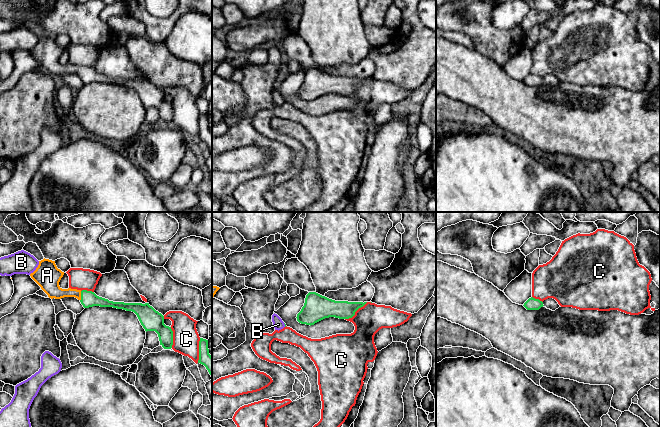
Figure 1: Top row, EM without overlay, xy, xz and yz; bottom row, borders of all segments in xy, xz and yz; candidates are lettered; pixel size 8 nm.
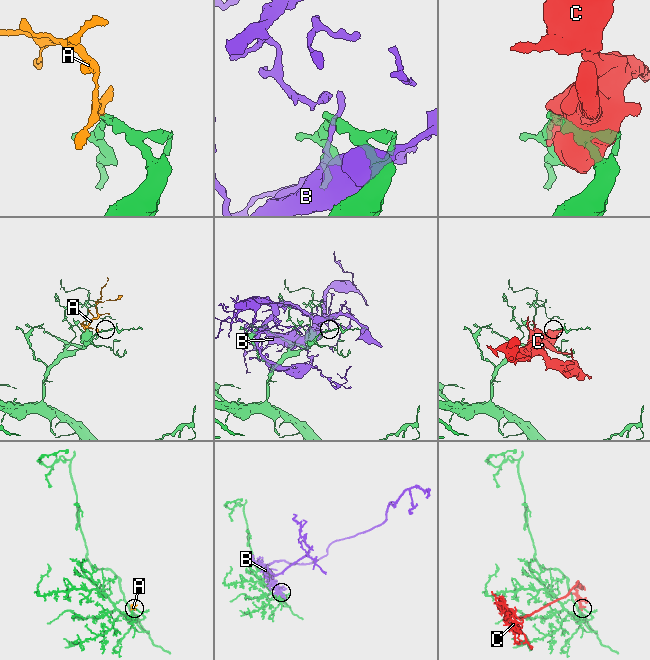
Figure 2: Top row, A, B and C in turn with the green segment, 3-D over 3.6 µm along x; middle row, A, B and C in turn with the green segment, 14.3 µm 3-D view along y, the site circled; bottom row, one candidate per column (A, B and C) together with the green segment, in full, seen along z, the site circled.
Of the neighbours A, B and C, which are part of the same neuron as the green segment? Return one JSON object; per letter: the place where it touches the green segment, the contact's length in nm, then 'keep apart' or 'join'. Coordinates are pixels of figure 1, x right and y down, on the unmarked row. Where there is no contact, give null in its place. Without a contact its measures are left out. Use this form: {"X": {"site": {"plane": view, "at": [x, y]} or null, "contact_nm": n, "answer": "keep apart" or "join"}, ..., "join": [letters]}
{"A": {"site": {"plane": "xy", "at": [81, 72]}, "contact_nm": 80, "answer": "join"}, "B": {"site": {"plane": "xz", "at": [285, 101]}, "contact_nm": 40, "answer": "keep apart"}, "C": {"site": {"plane": "xz", "at": [355, 87]}, "contact_nm": 240, "answer": "keep apart"}, "join": ["A"]}

